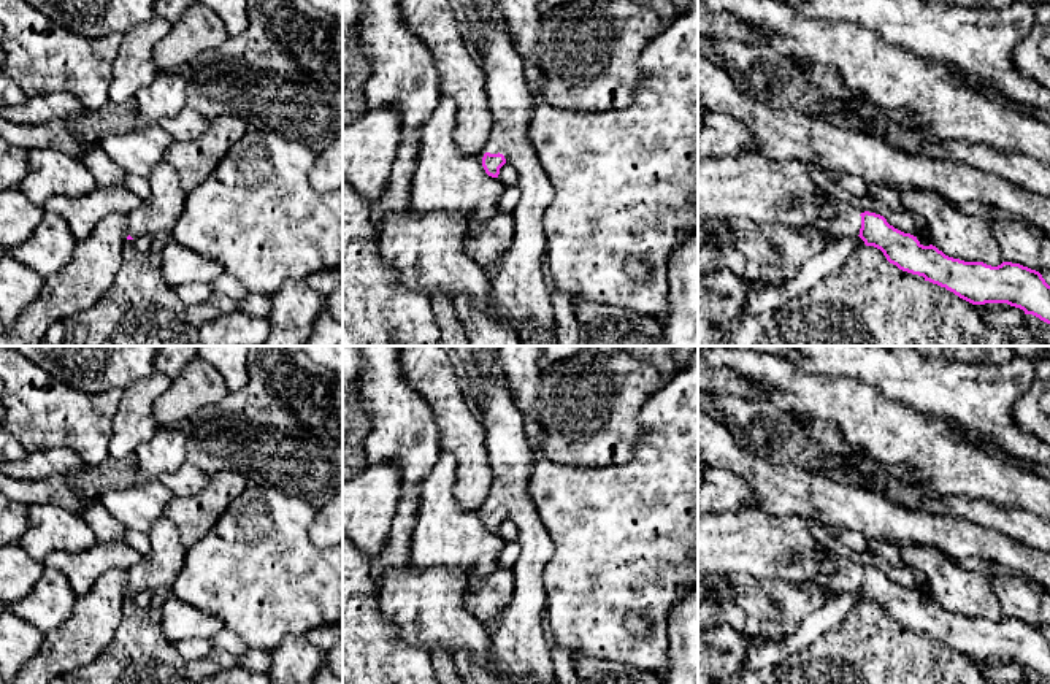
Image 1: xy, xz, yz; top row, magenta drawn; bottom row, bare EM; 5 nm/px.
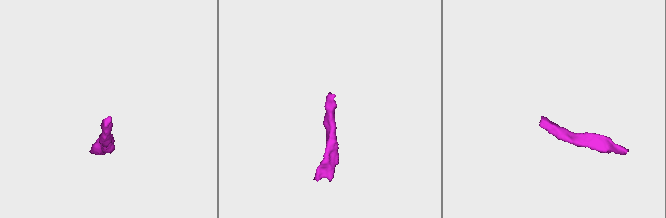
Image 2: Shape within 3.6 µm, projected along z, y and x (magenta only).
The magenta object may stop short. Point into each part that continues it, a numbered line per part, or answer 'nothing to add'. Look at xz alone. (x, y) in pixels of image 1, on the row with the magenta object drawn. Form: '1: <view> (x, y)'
1: xz (519, 292)

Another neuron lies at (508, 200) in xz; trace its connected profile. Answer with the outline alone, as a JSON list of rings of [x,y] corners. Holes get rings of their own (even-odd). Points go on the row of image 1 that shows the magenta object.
[[[506,186],[498,200],[498,213],[511,214],[517,205],[517,198],[519,198],[517,186]]]

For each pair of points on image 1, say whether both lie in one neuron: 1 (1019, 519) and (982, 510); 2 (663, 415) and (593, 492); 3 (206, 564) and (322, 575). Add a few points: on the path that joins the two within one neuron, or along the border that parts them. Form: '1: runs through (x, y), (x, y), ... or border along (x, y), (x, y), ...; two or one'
1: runs through (1009, 519), (992, 516); one
2: runs through (662, 438), (662, 445), (617, 489); one
3: runs through (235, 572), (294, 575); one

